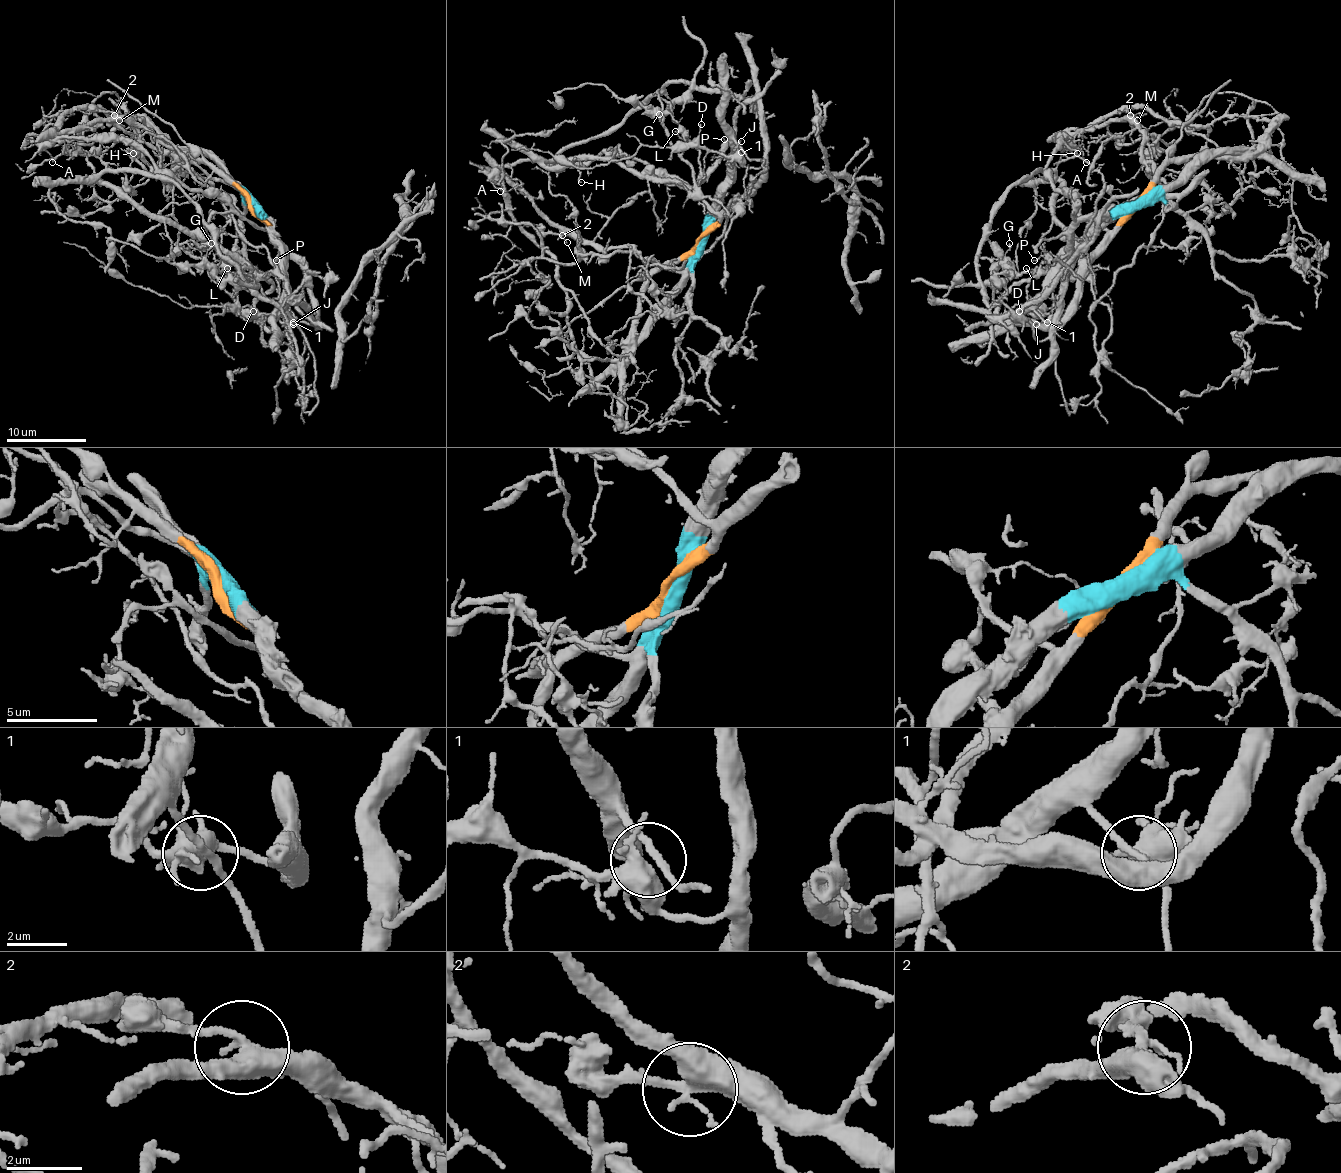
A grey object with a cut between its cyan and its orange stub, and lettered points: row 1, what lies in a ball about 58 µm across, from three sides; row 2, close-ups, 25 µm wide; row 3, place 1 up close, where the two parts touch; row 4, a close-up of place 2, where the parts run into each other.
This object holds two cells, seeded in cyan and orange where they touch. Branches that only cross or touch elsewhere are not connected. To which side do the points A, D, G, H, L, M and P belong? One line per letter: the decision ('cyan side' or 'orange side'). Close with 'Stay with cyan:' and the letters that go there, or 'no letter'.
A: orange side
D: orange side
G: orange side
H: orange side
L: orange side
M: orange side
P: orange side
Stay with cyan: no letter

